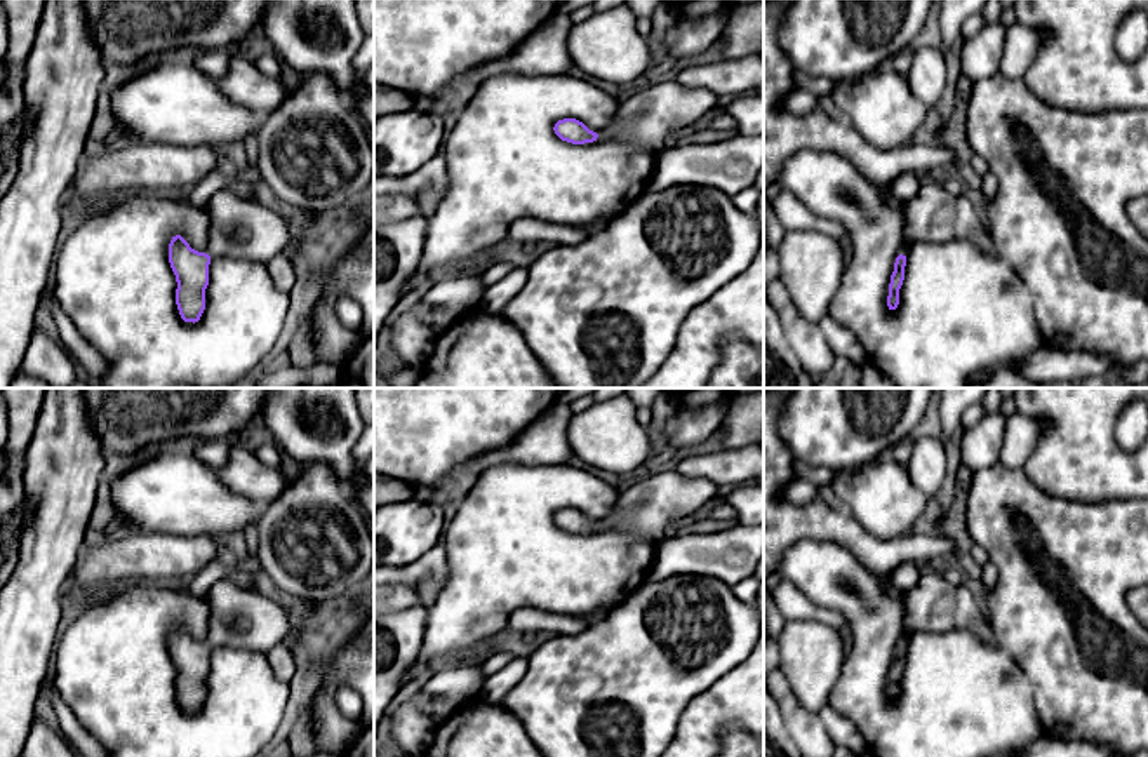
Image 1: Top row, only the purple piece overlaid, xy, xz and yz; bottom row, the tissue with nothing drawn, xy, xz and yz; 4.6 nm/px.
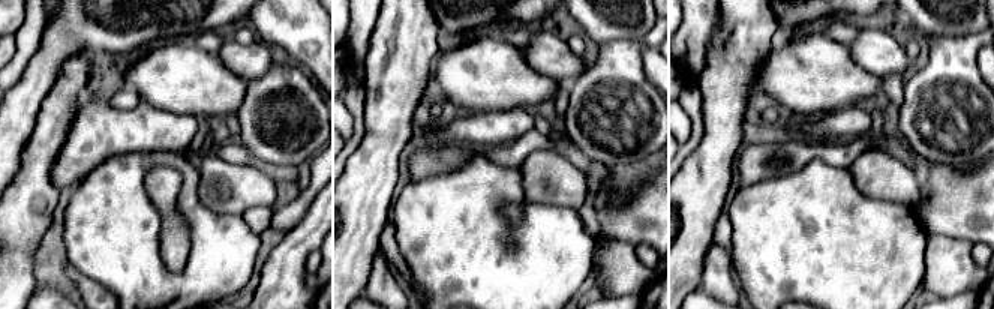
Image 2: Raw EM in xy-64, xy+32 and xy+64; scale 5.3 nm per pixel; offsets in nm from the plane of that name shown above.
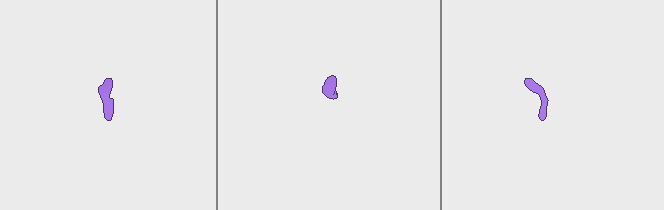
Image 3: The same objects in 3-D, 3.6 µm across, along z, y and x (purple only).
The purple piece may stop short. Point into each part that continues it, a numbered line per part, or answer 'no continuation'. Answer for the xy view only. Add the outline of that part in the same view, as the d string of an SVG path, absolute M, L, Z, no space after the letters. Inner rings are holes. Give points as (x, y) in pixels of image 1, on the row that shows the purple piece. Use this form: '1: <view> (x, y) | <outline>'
1: xy (240, 228) | M224 188L205 205L210 216L210 235L205 254L268 265L275 256L289 252L290 231L282 214L238 197Z

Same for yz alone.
1: yz (933, 214) | M922 183L906 202L896 204L904 216L904 240L899 254L906 256L913 242L969 240L979 251L995 254L988 228L979 221L974 205L965 195L950 195L941 183Z

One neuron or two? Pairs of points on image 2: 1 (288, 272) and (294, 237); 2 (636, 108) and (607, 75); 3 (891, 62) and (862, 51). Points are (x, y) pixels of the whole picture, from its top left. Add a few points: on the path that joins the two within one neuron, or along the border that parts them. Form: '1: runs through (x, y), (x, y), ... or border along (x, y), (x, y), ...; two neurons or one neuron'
1: runs through (288, 263), (294, 246); one neuron
2: runs through (628, 101), (616, 89), (615, 83); one neuron
3: runs through (883, 54), (870, 51); one neuron

